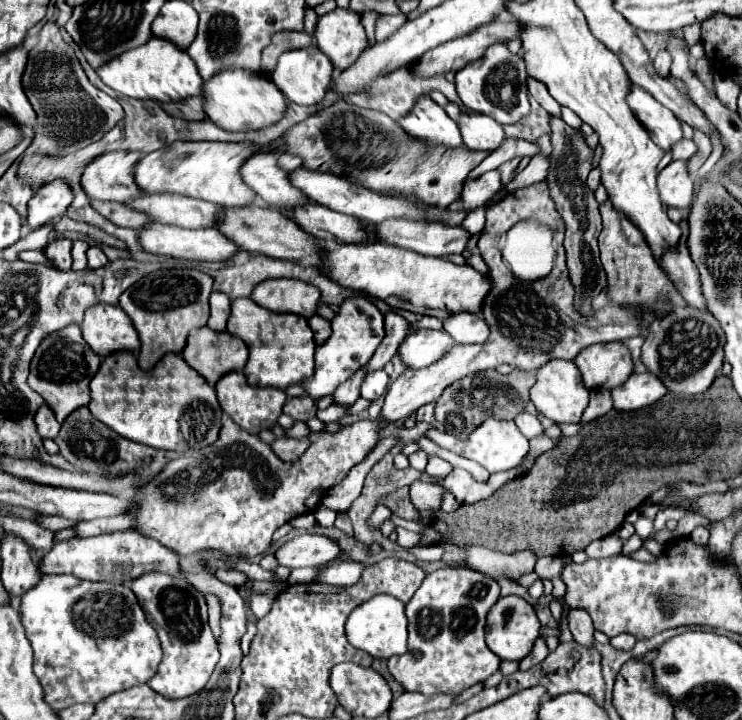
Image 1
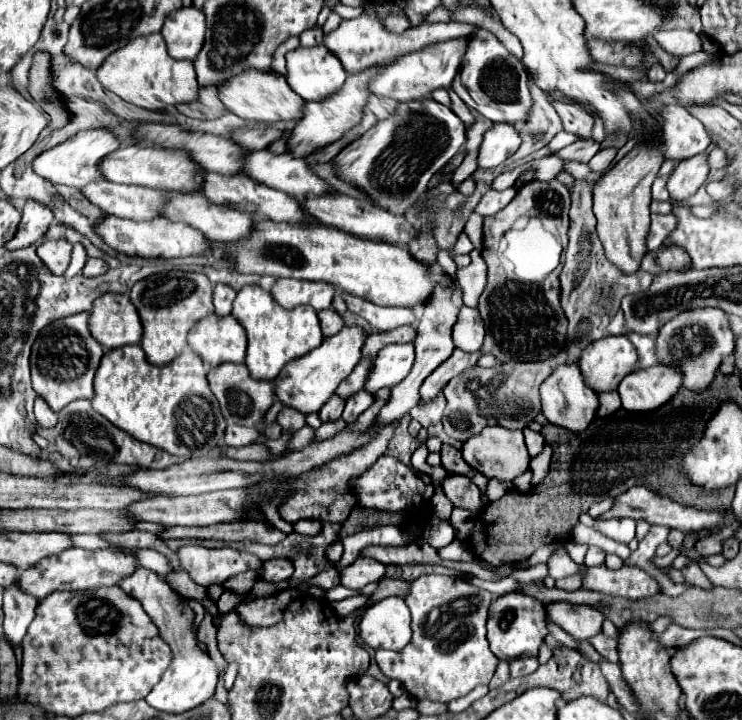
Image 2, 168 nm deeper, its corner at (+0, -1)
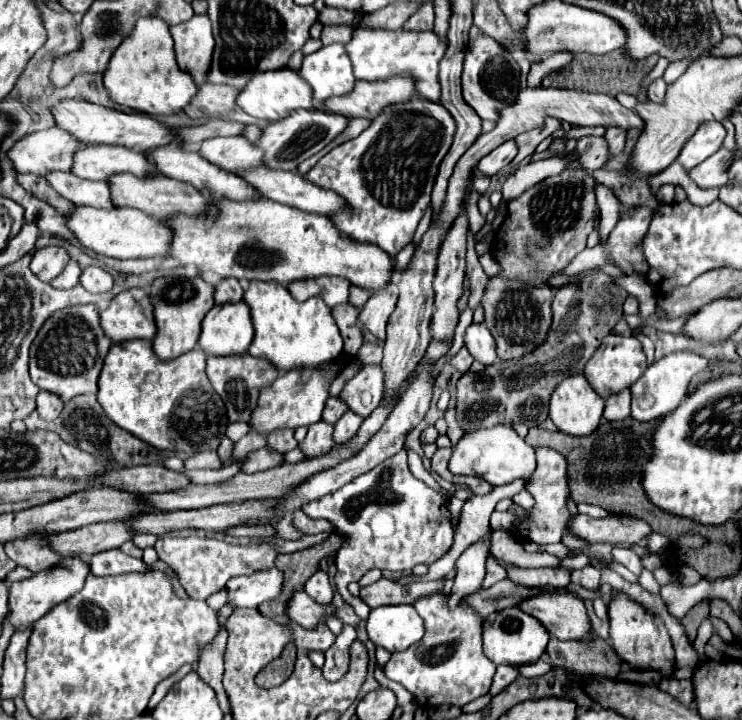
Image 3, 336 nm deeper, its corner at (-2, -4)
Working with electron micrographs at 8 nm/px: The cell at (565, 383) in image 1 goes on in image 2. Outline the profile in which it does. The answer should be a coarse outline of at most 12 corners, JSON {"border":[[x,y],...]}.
{"border":[[577,365],[543,381],[549,423],[577,433],[595,417],[597,393]]}

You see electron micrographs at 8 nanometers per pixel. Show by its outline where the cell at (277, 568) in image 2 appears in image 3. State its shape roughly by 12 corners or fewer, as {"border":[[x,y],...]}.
{"border":[[277,568],[225,584],[231,608],[257,608],[279,594]]}

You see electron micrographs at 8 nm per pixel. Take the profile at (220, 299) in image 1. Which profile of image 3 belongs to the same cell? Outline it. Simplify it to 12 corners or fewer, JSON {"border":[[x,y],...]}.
{"border":[[237,278],[215,284],[215,302],[237,302],[243,288]]}

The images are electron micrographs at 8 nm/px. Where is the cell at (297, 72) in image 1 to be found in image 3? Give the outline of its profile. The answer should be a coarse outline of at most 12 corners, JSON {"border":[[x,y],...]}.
{"border":[[343,44],[305,56],[301,76],[317,102],[355,86]]}

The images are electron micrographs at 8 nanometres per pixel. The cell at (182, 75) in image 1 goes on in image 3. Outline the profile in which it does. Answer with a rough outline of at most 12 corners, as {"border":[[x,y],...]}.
{"border":[[139,18],[103,74],[113,102],[149,116],[197,92],[169,24]]}

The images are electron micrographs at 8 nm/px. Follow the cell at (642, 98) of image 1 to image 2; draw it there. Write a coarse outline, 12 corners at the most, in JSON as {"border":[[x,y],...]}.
{"border":[[663,105],[665,159],[683,161],[709,147],[701,121]]}

